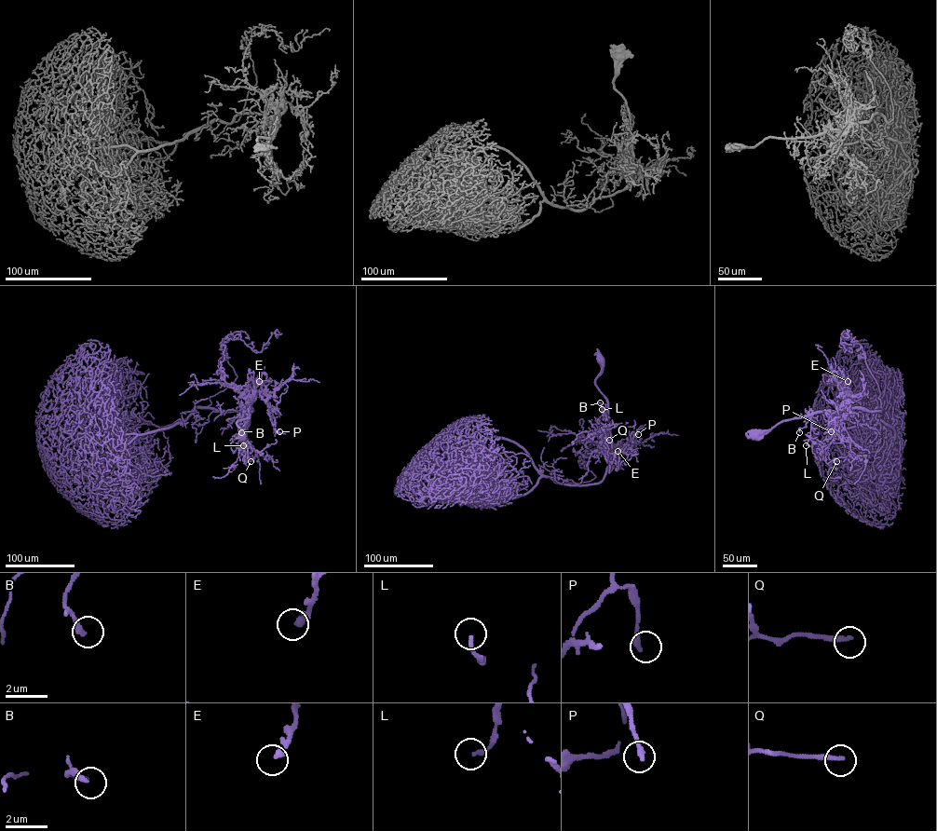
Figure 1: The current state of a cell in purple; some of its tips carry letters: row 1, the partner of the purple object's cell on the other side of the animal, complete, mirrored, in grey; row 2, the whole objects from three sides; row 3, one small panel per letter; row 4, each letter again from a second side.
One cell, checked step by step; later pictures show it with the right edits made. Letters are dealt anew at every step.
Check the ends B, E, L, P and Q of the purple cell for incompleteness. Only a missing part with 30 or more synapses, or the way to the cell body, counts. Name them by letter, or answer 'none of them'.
none of them

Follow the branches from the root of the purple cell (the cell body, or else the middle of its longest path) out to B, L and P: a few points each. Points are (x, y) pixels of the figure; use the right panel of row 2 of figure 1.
B: (754, 434), (769, 430), (785, 420), (808, 416), (799, 432)
L: (754, 434), (769, 430), (784, 421), (807, 416), (811, 429), (806, 445)
P: (754, 434), (769, 430), (785, 420), (848, 410), (849, 391), (839, 406), (831, 431)

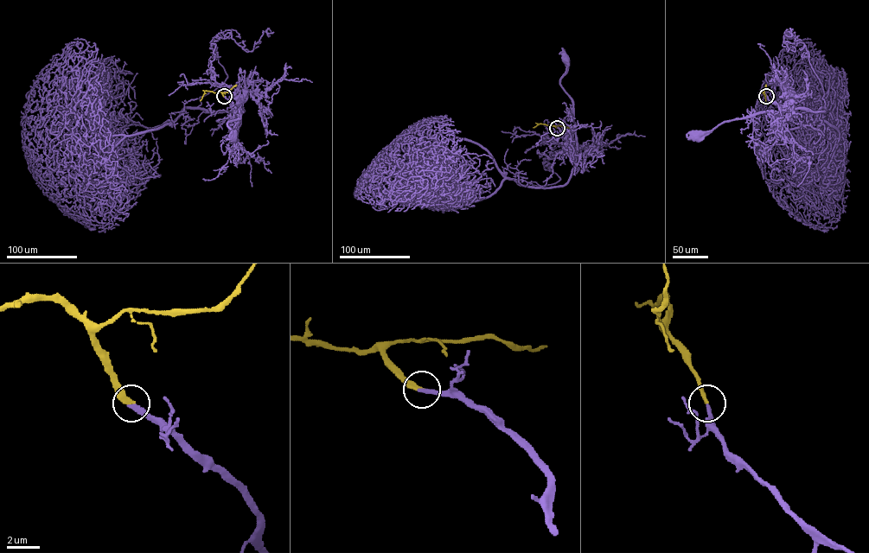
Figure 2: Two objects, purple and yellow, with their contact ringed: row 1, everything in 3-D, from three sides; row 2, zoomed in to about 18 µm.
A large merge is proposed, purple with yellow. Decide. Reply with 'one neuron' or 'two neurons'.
one neuron

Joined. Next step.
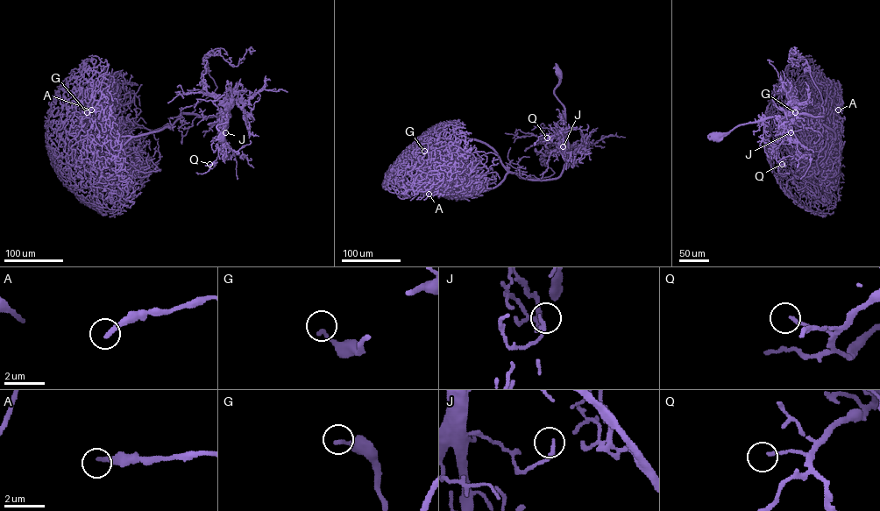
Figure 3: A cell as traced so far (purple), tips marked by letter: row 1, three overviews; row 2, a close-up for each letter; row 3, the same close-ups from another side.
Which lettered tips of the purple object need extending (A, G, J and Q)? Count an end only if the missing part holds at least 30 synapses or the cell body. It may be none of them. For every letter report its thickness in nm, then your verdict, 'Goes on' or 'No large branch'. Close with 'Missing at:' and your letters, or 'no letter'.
A: Thickness 240 nm. No large branch
G: Thickness 190 nm. No large branch
J: Thickness 190 nm. No large branch
Q: Thickness 130 nm. No large branch
Missing at: no letter

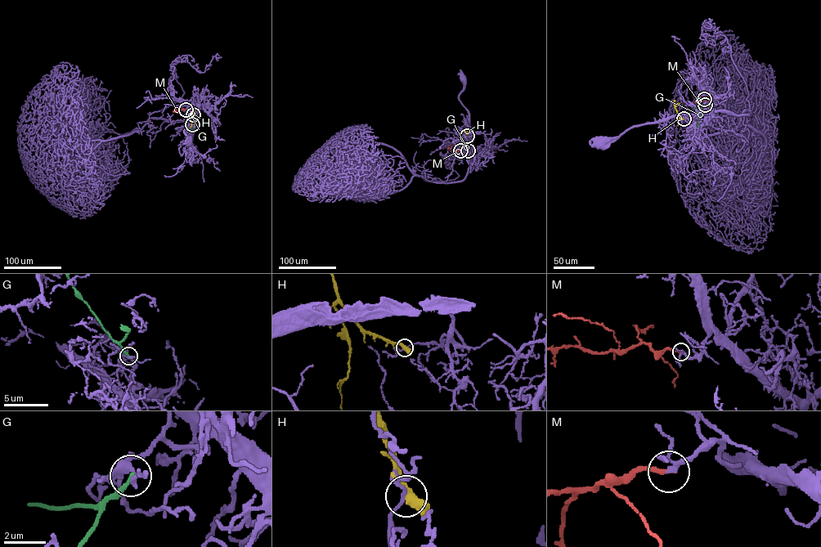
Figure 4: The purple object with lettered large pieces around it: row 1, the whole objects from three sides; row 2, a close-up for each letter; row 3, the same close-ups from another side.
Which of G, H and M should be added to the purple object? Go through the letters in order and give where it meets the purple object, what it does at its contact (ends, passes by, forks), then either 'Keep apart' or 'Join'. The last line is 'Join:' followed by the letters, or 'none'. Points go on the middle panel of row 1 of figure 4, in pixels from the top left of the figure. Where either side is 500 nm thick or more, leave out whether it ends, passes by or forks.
G: Touches purple at (468, 150). It ends there. Keep apart
H: Touches purple at (467, 136). It passes by. Keep apart
M: Touches purple at (460, 150). It ends there. Join
Join: M

